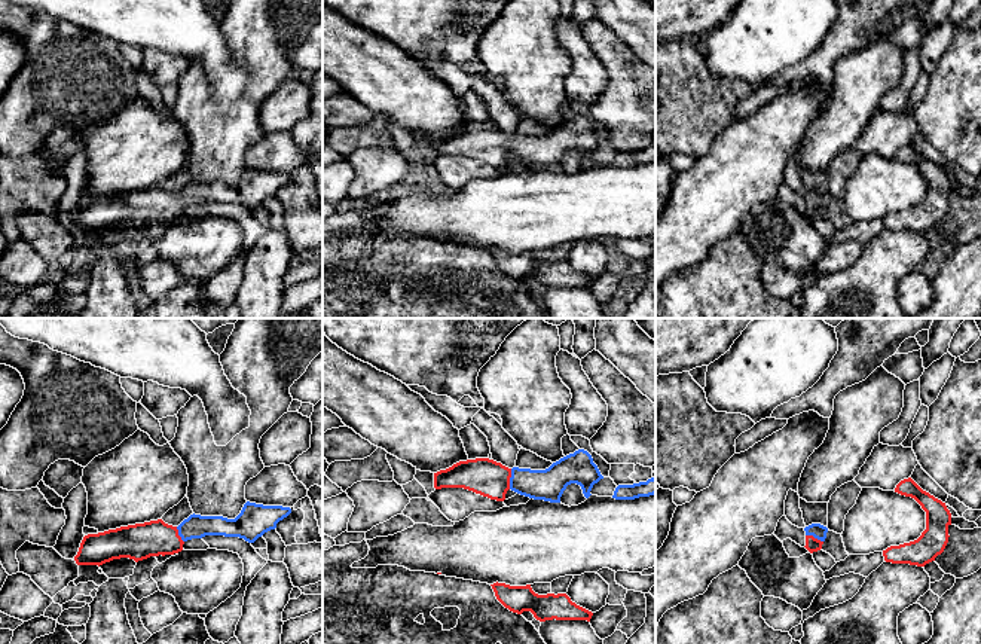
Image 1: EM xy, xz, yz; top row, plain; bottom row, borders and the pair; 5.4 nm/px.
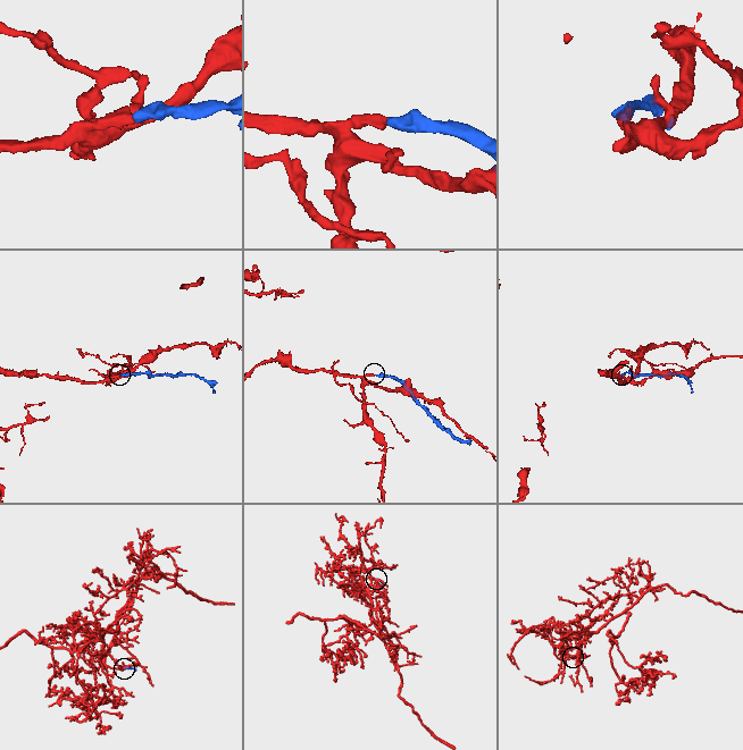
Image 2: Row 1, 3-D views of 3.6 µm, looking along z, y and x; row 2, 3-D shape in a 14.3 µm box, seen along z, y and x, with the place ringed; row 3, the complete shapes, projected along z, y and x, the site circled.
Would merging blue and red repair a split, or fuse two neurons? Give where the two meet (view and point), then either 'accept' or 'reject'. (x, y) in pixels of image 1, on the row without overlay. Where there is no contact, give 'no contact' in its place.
meets blue in xz at (510, 146); accept

